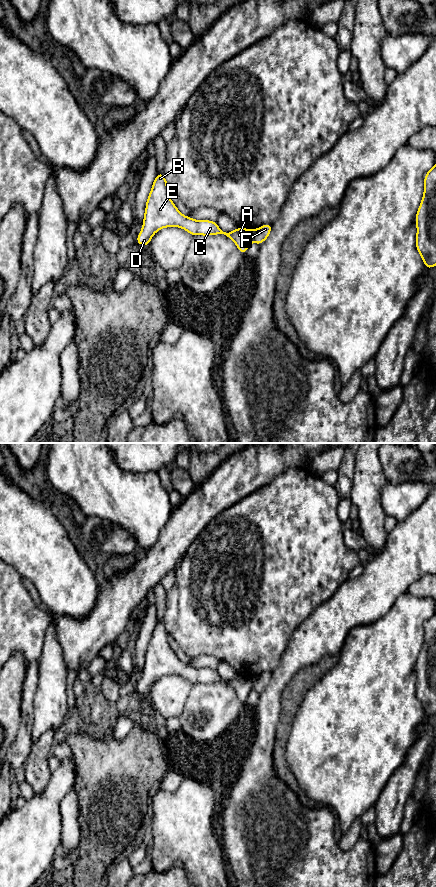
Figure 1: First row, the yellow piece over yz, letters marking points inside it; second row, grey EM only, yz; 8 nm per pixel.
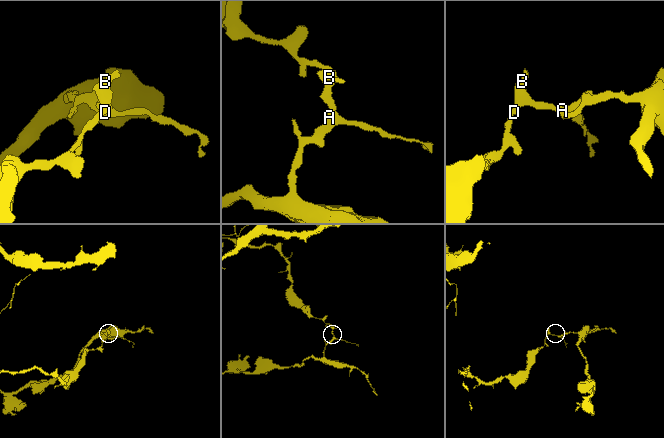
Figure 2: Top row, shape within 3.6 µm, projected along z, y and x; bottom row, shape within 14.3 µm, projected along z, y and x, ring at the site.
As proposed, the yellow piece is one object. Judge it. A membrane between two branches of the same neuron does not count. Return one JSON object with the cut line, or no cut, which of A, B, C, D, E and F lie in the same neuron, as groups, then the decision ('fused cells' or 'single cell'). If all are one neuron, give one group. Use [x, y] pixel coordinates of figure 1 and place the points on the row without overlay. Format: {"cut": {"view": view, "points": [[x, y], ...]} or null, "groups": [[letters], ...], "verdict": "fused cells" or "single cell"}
{"cut": {"view": "yz", "points": [[251, 678], [251, 686], [253, 688]]}, "groups": [["A", "B", "C", "D", "E"], ["F"]], "verdict": "fused cells"}

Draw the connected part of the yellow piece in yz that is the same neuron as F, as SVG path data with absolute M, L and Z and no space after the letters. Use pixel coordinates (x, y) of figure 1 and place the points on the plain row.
M264 672L258 677L252 678L252 687L259 694L267 687L272 677L272 672Z

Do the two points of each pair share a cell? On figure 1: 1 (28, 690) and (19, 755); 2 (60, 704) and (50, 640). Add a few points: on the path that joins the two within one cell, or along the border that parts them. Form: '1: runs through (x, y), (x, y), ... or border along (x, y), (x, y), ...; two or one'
1: runs through (27, 706), (23, 739); one
2: runs through (51, 688), (51, 656); one

